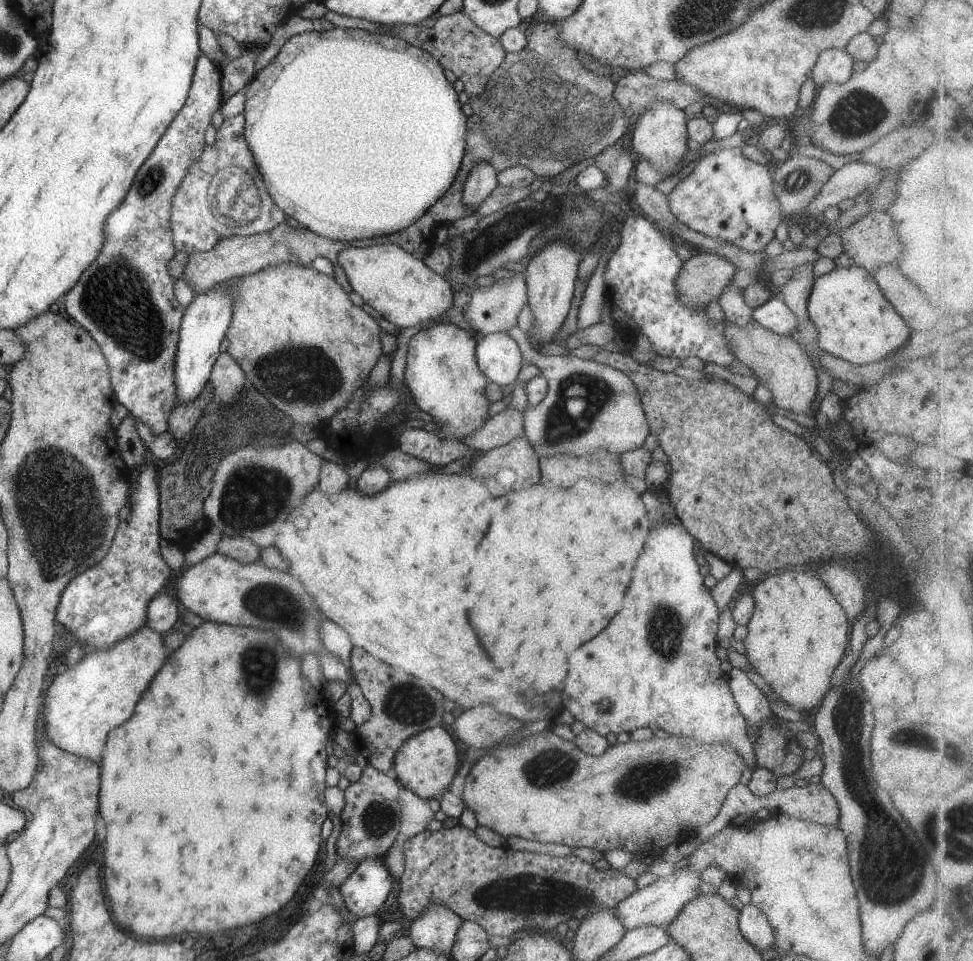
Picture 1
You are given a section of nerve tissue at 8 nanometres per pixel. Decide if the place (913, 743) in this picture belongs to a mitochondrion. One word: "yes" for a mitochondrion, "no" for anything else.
yes

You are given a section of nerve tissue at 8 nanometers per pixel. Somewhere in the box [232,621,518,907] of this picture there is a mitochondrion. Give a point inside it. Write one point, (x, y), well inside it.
(403, 702)

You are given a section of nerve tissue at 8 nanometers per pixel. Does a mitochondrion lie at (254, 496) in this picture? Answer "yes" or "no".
yes

